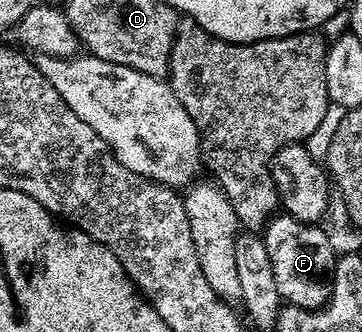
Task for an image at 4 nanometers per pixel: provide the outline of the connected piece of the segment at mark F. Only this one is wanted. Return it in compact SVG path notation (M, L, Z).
M284 212L270 218L263 227L267 256L271 256L271 272L275 272L275 288L279 288L279 296L290 306L319 310L329 300L333 268L339 254L333 251L328 232L321 228L311 222L295 220Z

